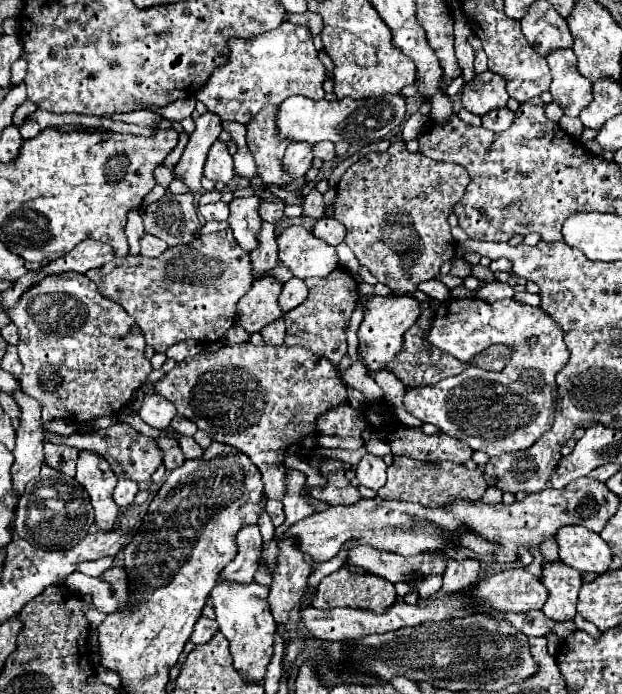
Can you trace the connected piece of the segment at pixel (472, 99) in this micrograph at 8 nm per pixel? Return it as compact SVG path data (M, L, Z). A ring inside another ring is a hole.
M492 71L476 75L470 83L462 87L462 105L480 117L494 109L506 107L506 101L506 81L502 75Z

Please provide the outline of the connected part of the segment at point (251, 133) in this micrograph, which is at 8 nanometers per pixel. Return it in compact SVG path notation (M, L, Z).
M268 105L262 113L258 113L258 117L254 117L254 121L246 125L246 143L256 161L258 177L262 177L268 185L288 185L292 179L282 171L282 157L290 141L278 141L274 137L276 109L276 105Z

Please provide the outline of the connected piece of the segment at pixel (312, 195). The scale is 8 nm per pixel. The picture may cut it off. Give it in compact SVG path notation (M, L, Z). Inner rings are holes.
M314 187L310 189L310 193L304 197L304 203L302 203L302 211L304 215L312 217L312 219L320 219L324 215L324 201L322 201L322 193Z

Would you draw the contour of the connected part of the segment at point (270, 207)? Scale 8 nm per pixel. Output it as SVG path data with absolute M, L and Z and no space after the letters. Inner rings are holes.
M264 201L264 203L262 203L262 209L260 209L258 213L260 213L260 217L262 217L264 221L278 223L278 221L282 219L282 215L284 215L284 203L282 203L282 201L278 201L278 203Z

